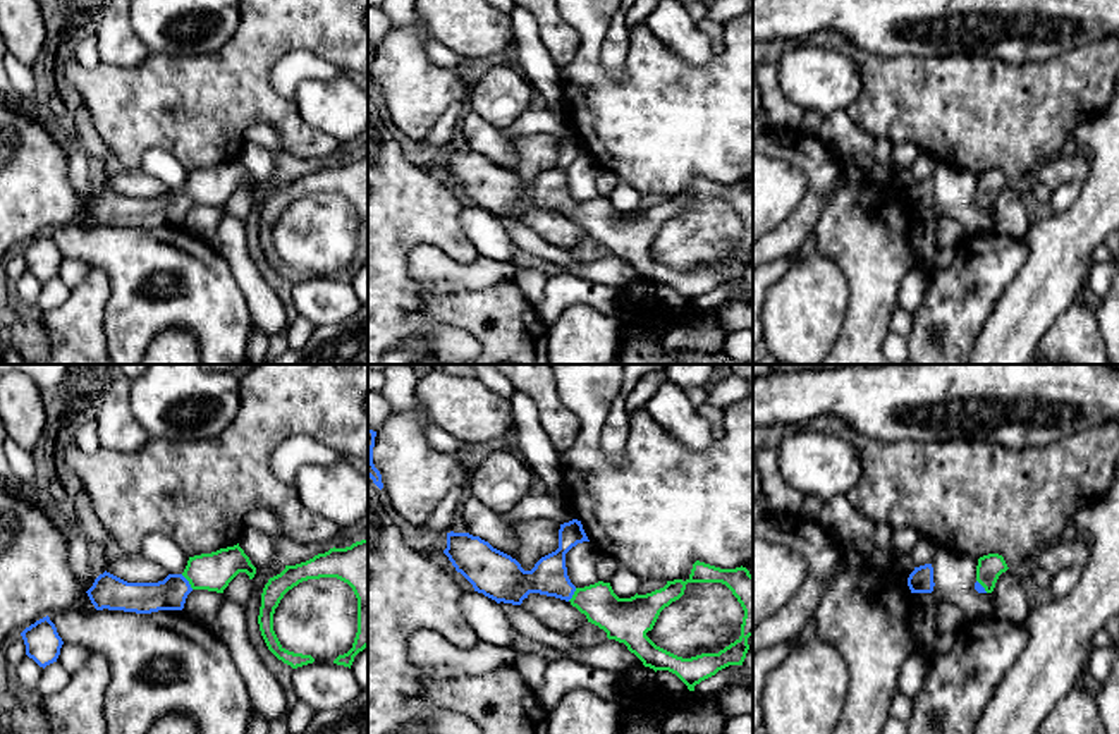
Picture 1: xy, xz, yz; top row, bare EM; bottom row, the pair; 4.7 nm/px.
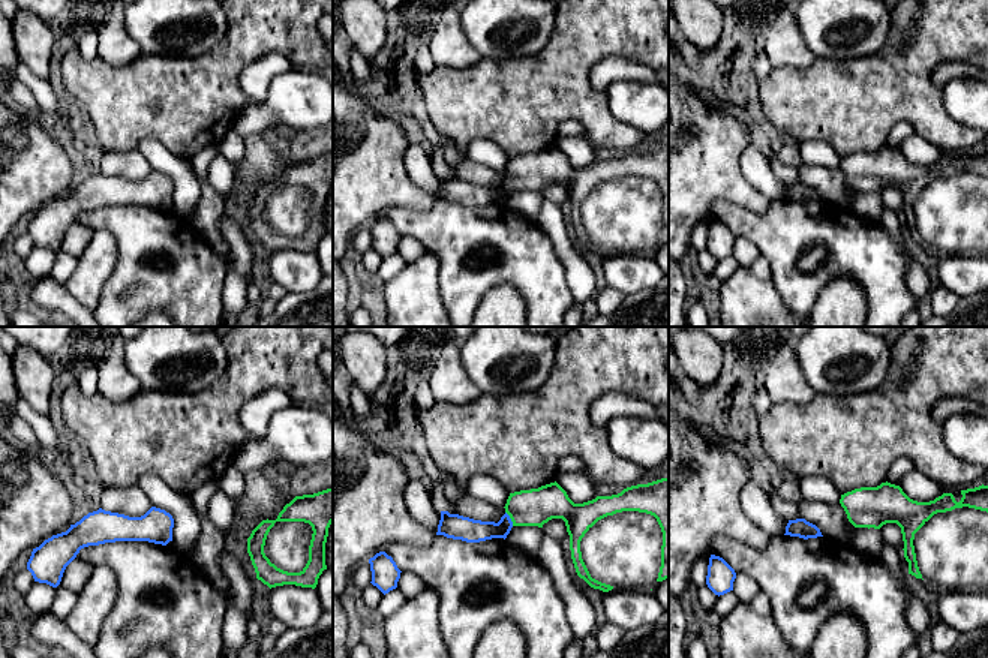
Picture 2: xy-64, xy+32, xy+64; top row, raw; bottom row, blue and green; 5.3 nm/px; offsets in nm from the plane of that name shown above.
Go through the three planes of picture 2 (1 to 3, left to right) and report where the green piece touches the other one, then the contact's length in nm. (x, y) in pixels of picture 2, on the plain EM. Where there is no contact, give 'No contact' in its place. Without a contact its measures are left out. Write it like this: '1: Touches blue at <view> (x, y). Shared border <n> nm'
1: No contact
2: Touches blue at xy+32 (510, 183). Shared border 90 nm
3: No contact

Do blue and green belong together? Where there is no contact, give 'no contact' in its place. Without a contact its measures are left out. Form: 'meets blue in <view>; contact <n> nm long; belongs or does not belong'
meets blue in xy; contact 90 nm long; belongs

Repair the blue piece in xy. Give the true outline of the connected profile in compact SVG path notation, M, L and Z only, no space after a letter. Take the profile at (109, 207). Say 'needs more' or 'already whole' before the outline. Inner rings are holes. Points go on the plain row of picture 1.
needs more; M237 158L211 168L189 172L182 189L168 189L158 198L127 198L105 186L86 208L96 225L136 229L182 225L193 205L223 208L239 187L246 187L253 194L256 182Z

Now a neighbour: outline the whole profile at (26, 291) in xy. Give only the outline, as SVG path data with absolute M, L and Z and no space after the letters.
M26 272L19 280L14 282L14 301L24 311L33 311L41 294L43 282L33 273Z

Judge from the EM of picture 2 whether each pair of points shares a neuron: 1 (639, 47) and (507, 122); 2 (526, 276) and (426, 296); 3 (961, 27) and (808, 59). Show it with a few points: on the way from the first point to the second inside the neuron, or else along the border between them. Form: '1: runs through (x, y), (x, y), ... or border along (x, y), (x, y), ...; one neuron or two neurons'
1: runs through (606, 45), (583, 45), (540, 89); one neuron
2: border along (437, 258), (438, 291), (447, 311); two neurons
3: border along (817, 59), (805, 66), (781, 68); two neurons

